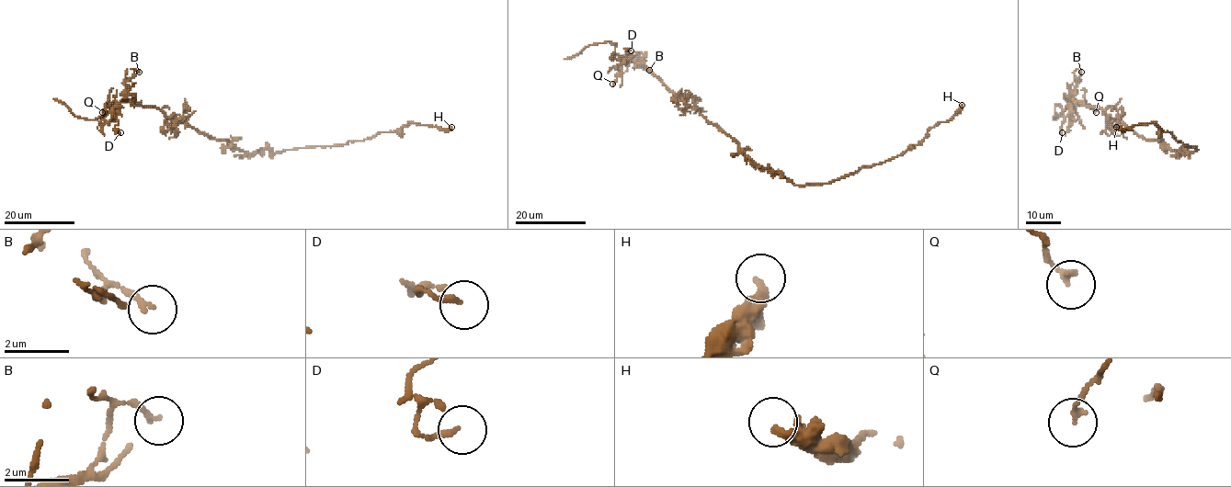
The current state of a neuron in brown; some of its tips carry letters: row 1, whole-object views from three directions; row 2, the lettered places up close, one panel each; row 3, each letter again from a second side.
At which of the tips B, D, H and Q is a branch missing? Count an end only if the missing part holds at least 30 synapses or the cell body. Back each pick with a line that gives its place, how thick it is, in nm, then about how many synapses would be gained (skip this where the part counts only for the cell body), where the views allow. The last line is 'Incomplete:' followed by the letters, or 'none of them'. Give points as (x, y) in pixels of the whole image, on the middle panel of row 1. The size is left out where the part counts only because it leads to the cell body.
Incomplete: none of them

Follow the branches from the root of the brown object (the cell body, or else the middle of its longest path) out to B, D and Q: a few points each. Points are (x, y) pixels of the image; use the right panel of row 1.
B: (1167, 146), (1161, 141), (1142, 139), (1099, 107), (1077, 102), (1074, 90), (1080, 75), (1078, 70), (1081, 72)
D: (1167, 146), (1161, 141), (1142, 139), (1099, 107), (1077, 102), (1061, 124), (1062, 132)
Q: (1167, 146), (1161, 141), (1142, 139), (1099, 107), (1077, 102), (1072, 104), (1084, 101), (1096, 112)

